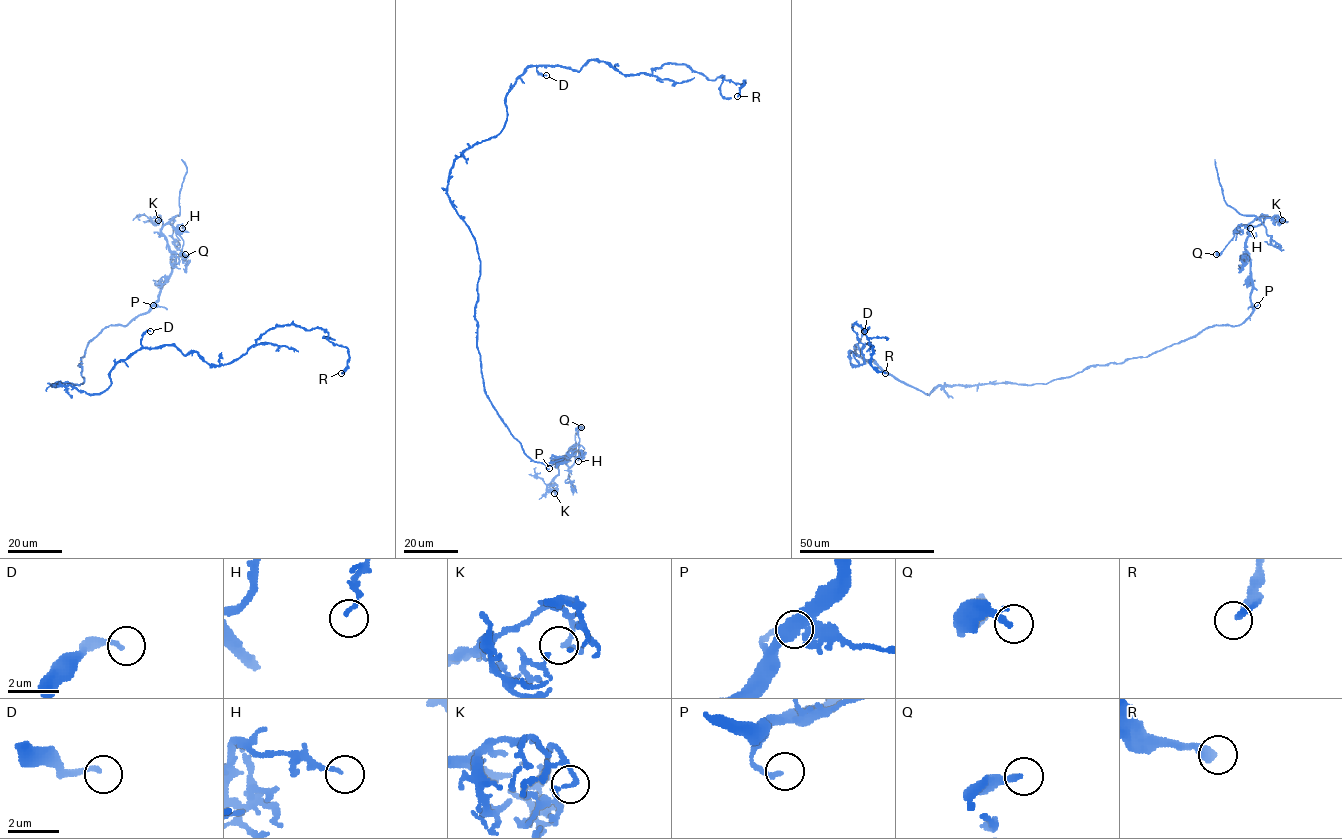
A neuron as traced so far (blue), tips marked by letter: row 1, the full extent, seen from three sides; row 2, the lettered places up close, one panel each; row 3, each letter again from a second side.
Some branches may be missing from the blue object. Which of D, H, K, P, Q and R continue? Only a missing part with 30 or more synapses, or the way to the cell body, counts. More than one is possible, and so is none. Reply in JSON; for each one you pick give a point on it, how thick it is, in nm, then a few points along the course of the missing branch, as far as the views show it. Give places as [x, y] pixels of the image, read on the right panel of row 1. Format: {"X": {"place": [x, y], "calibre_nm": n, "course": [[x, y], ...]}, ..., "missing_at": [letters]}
{"missing_at": []}

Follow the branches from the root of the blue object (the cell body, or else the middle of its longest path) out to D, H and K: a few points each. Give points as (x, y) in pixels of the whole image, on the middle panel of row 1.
D: (457, 211), (447, 193), (453, 162), (500, 132), (506, 94), (528, 67), (537, 66), (546, 75)
H: (457, 211), (480, 261), (475, 319), (486, 395), (531, 459), (563, 463), (571, 448), (578, 461)
K: (457, 211), (480, 261), (475, 319), (484, 389), (527, 455), (544, 464), (567, 459), (557, 459), (554, 493)

